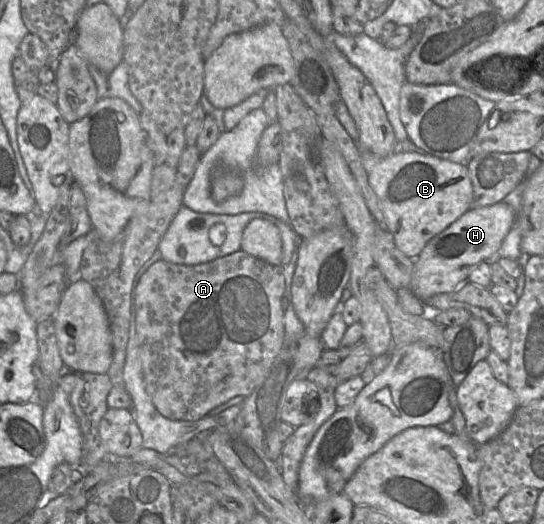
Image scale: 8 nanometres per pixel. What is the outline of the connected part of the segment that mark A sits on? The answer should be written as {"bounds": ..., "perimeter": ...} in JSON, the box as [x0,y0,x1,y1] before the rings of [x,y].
{"bounds":[136,250,285,421],"perimeter":[[[243,250],[198,265],[182,265],[160,260],[141,276],[136,287],[136,335],[138,358],[141,363],[147,394],[158,412],[170,420],[196,421],[212,409],[236,396],[247,397],[261,381],[266,371],[284,348],[285,326],[281,299],[285,292],[284,267],[272,265]]]}

